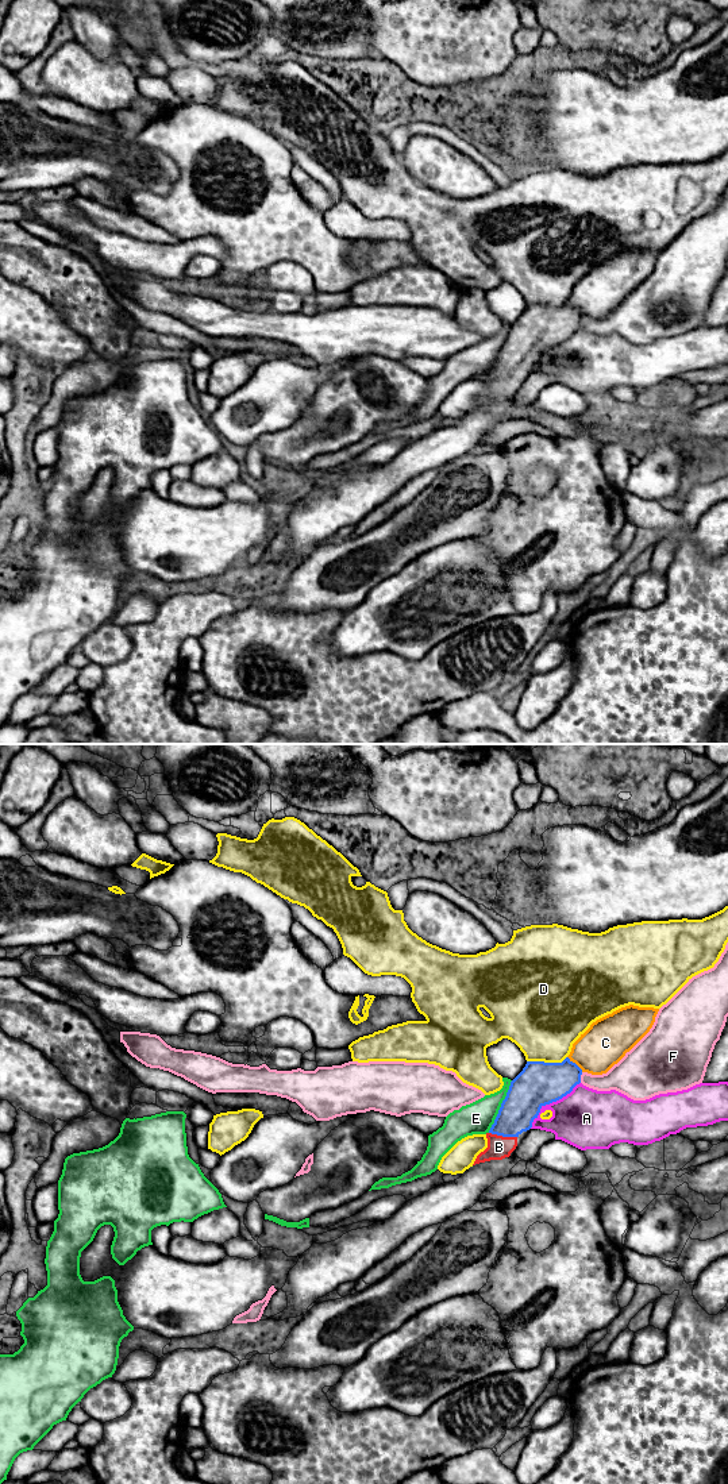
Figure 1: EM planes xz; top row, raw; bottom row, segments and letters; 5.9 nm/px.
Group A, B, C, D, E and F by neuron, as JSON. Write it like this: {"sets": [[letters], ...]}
{"sets": [["A"], ["B"], ["C"], ["D"], ["E"], ["F"]]}

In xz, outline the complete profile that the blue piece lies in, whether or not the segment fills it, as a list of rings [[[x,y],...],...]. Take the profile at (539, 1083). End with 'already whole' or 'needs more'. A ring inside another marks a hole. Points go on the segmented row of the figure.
[[[566,1057],[562,1063],[527,1061],[511,1082],[498,1114],[486,1133],[488,1148],[474,1164],[509,1157],[517,1137],[532,1128],[540,1109],[570,1094],[581,1083],[582,1069]]]; needs more

